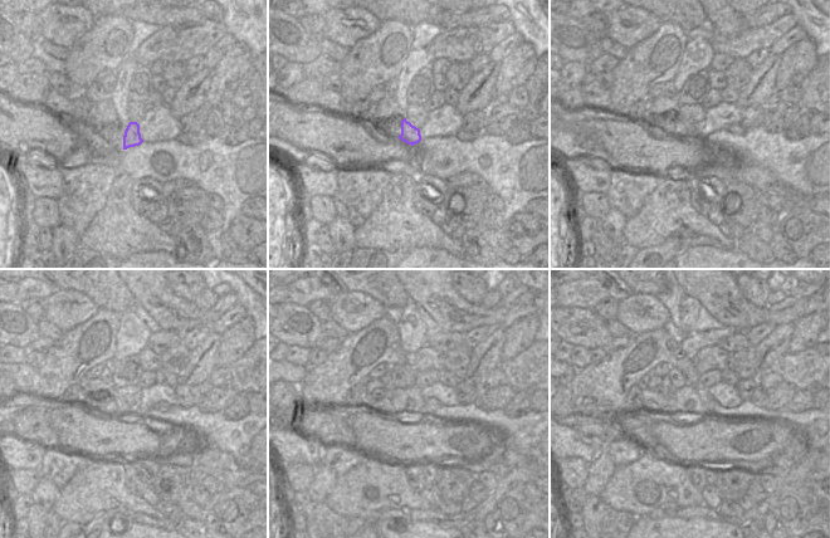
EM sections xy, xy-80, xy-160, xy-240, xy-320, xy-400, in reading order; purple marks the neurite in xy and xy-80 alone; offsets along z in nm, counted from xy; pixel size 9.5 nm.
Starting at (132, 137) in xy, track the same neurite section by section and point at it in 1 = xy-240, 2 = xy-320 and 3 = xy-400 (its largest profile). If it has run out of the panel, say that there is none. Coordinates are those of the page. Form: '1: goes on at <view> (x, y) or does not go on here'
1: goes on at xy-240 (110, 407)
2: goes on at xy-320 (384, 405)
3: goes on at xy-400 (653, 401)

